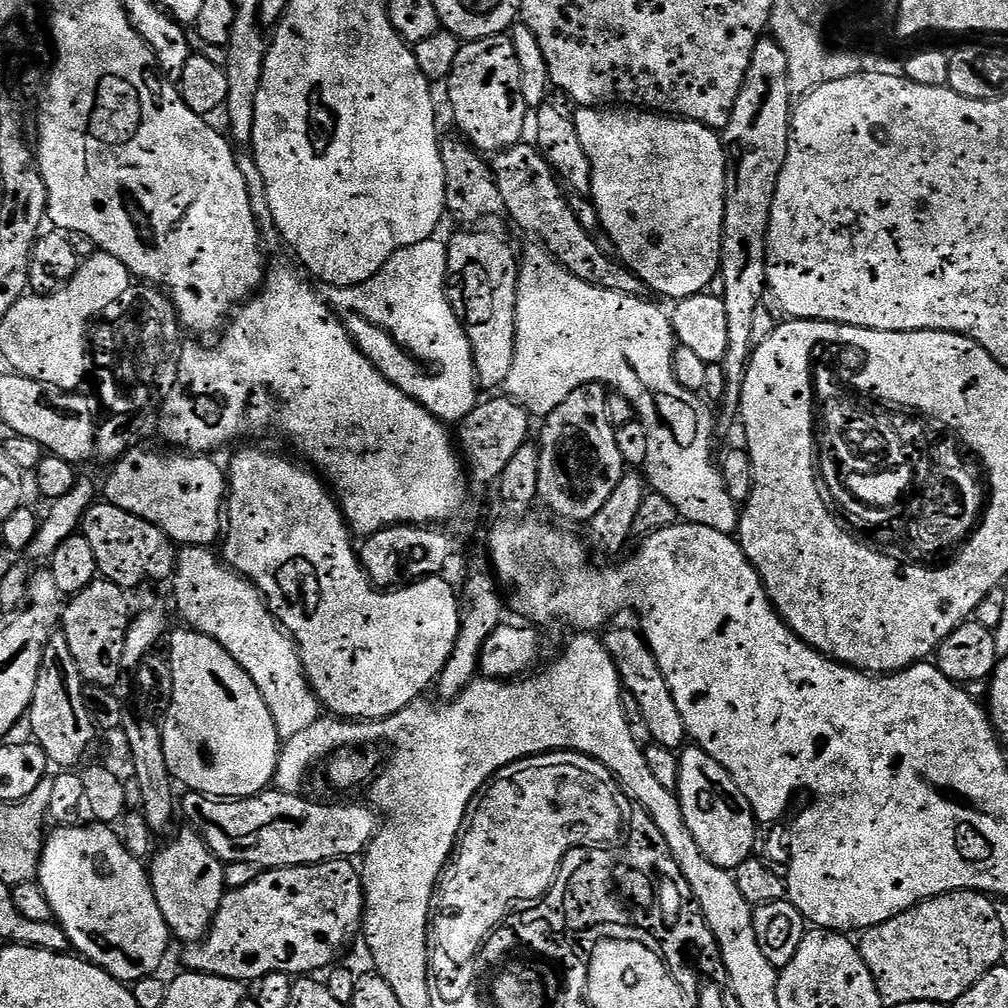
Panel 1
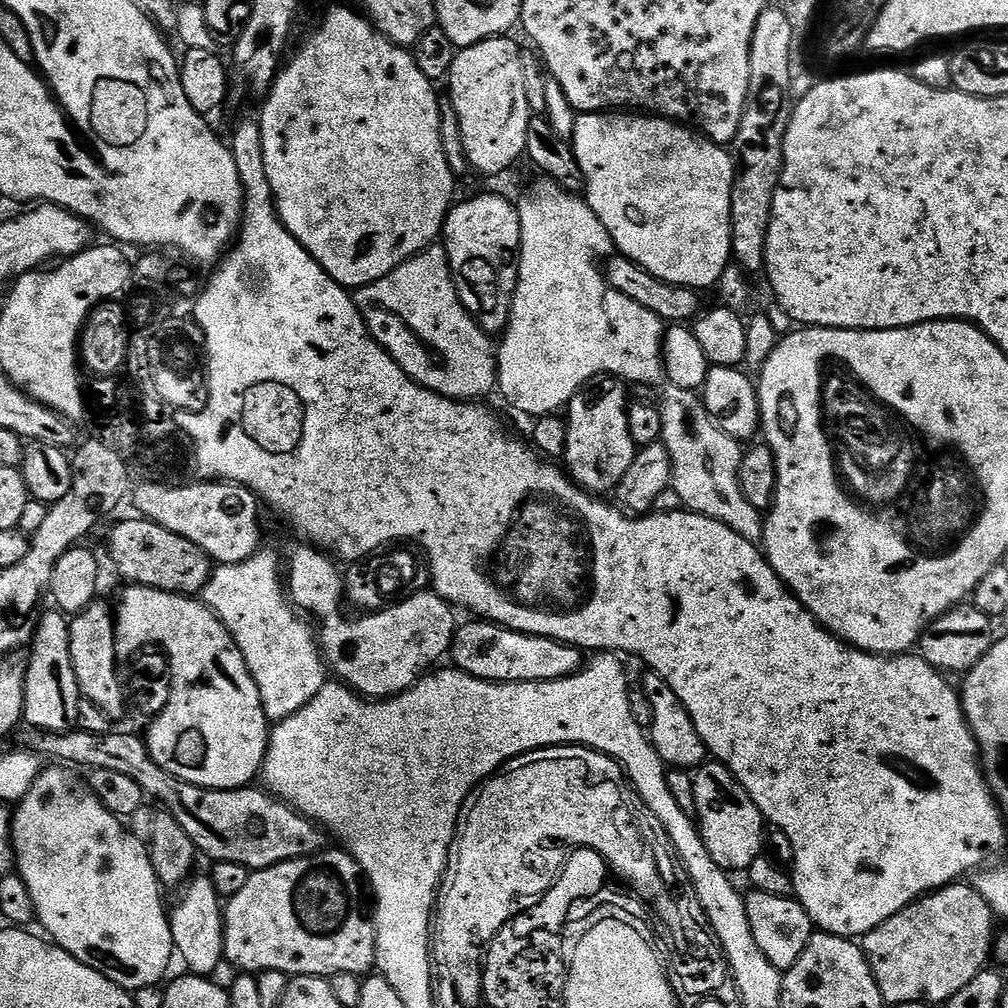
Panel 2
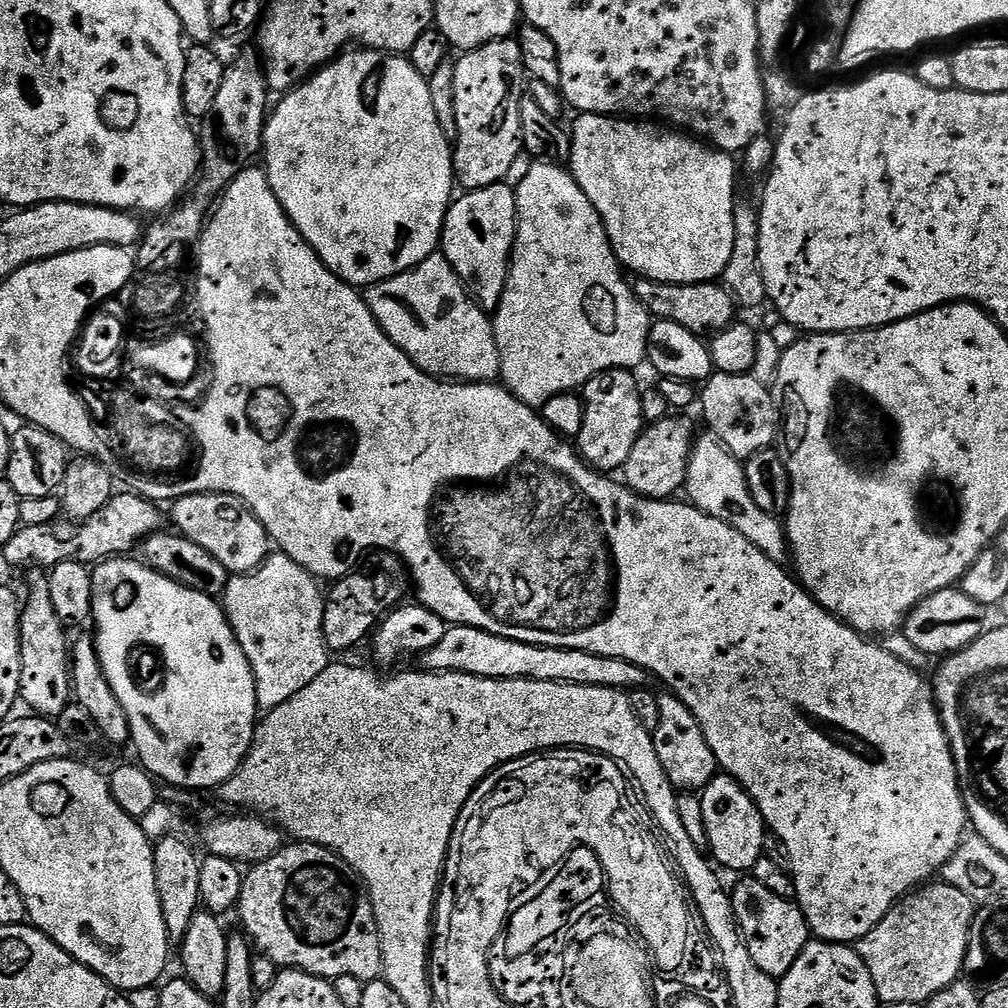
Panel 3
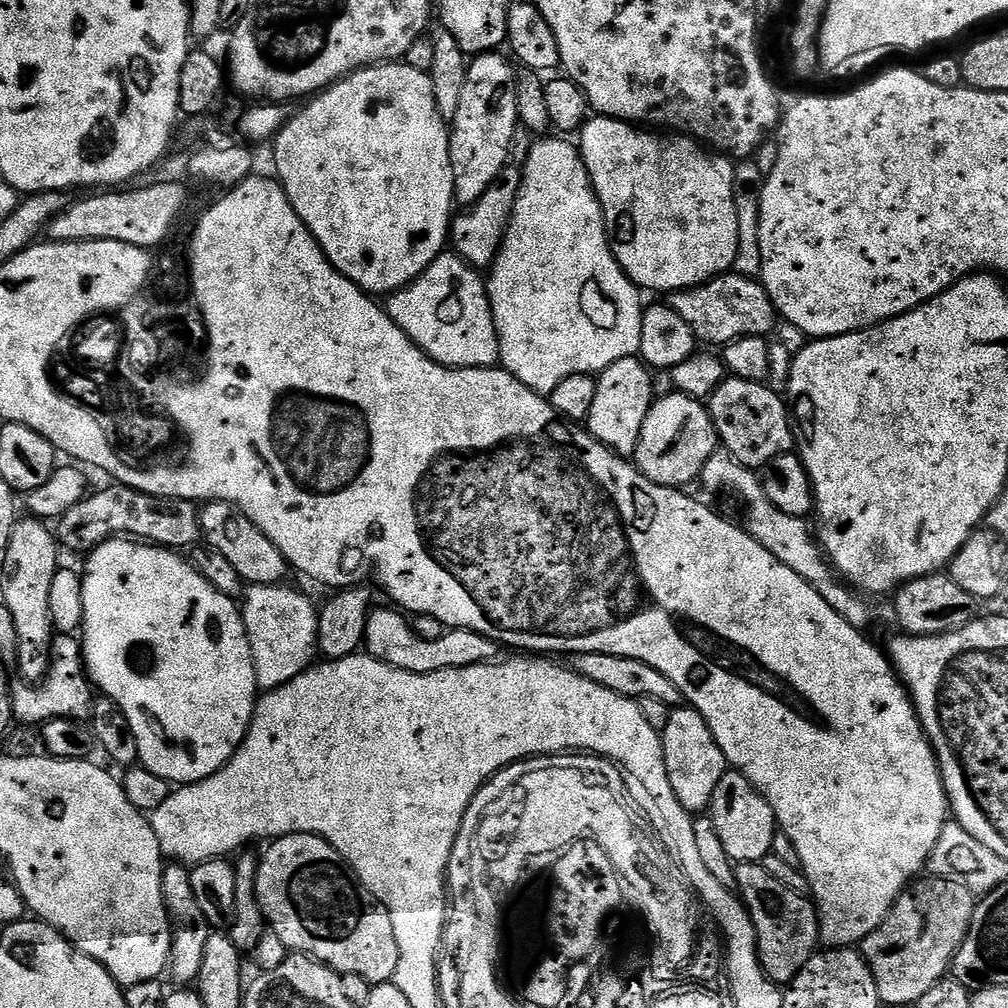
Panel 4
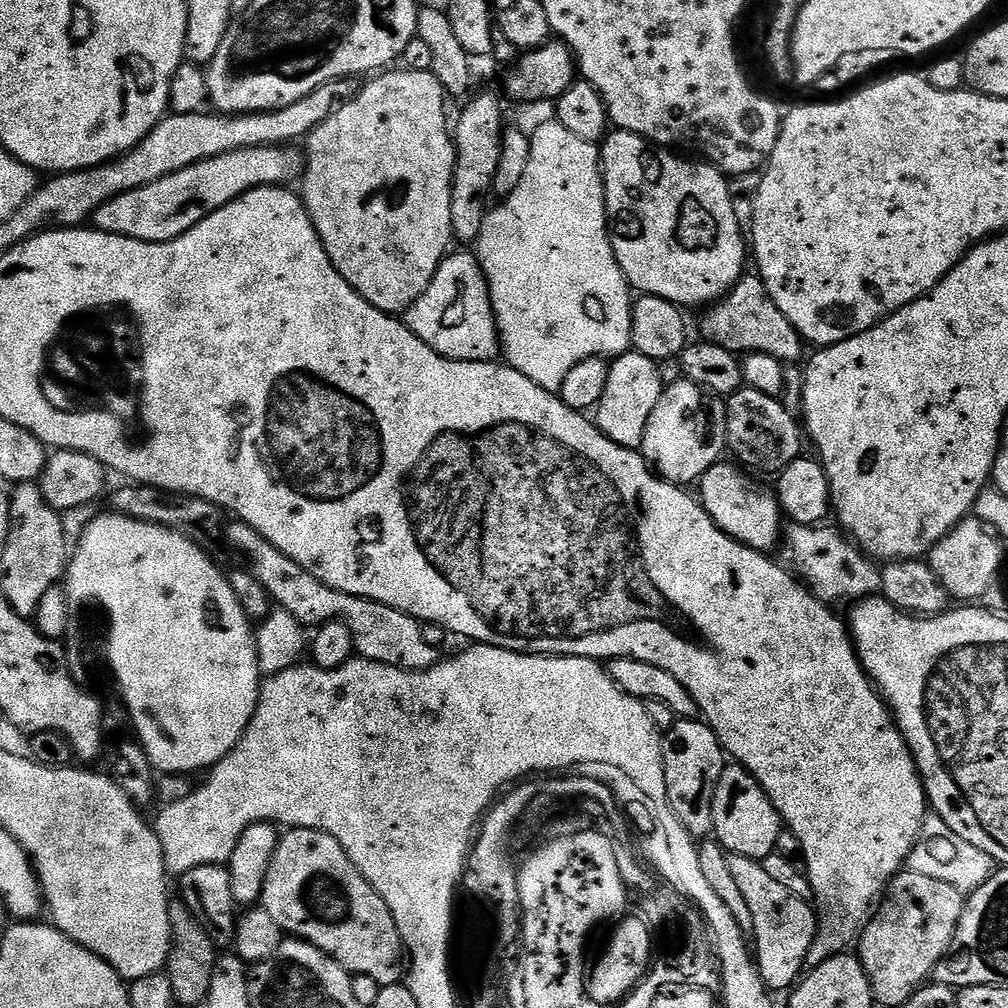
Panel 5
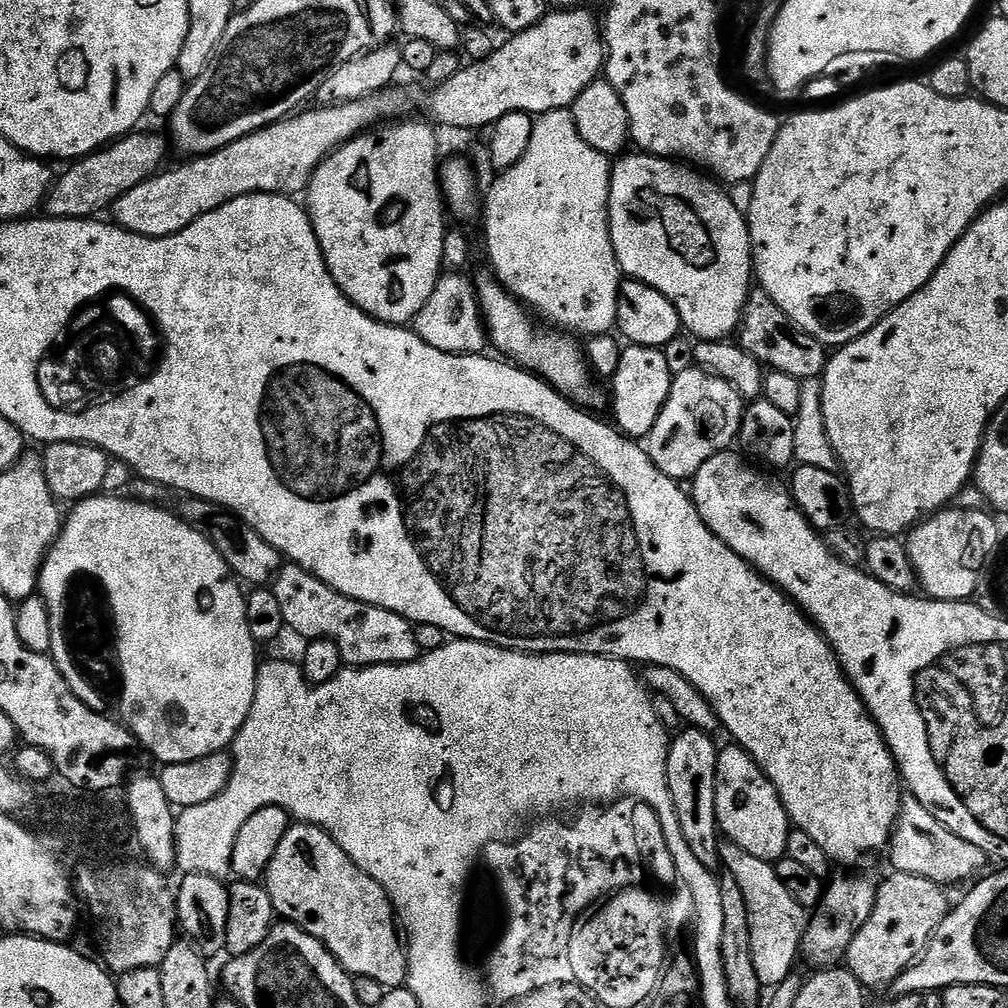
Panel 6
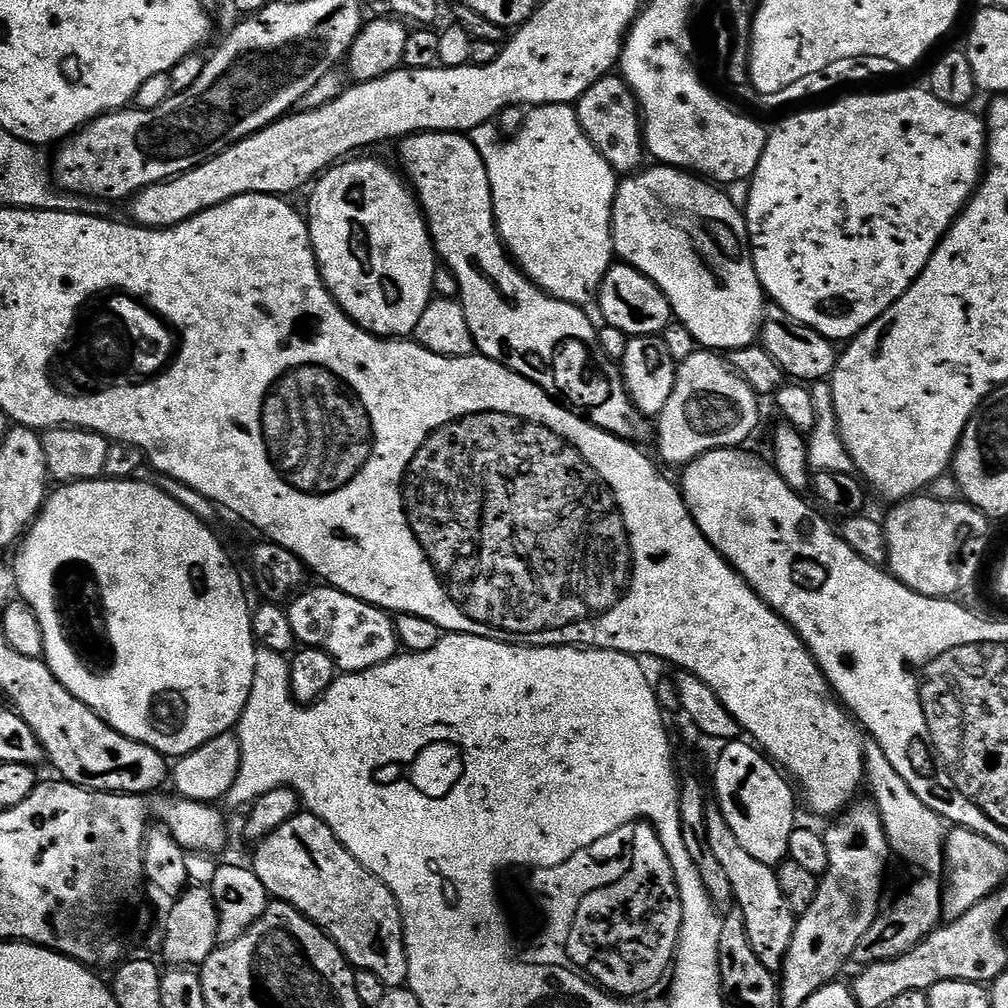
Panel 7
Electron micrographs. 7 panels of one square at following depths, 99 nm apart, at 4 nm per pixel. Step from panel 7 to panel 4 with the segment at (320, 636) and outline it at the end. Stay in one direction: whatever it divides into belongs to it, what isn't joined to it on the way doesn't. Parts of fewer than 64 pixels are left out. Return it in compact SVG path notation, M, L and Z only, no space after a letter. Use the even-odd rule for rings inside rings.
M208 502L199 509L200 534L203 543L213 548L238 574L249 584L279 584L287 581L290 573L290 565L284 555L262 534L254 522L250 522L240 513L235 504L222 504L219 502ZM392 606L387 607L380 609L377 607L375 610L369 611L363 642L367 655L374 657L375 660L381 660L386 666L414 674L430 674L438 670L465 668L475 664L491 664L497 659L498 645L495 640L465 628L445 630L442 638L427 640L416 633L415 627L403 611Z

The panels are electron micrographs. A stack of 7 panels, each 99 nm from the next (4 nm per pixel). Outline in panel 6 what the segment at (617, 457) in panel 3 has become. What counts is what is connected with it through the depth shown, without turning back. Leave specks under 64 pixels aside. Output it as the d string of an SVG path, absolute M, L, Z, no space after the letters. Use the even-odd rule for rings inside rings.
M641 344L625 347L620 354L618 370L610 381L611 419L615 427L637 442L643 441L651 434L654 422L658 422L658 414L662 414L662 406L666 406L672 377L672 371L670 366L666 366L666 358L661 349L647 348Z

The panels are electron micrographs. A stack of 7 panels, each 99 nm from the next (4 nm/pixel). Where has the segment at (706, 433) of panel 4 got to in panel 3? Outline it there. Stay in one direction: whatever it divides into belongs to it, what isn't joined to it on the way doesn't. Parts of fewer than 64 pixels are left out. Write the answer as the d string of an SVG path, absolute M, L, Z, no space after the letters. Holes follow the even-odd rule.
M669 414L657 424L648 424L640 433L638 442L634 442L634 450L630 450L630 458L626 458L622 469L622 480L639 496L667 500L675 497L675 492L687 485L694 435L691 422L680 416L683 415Z

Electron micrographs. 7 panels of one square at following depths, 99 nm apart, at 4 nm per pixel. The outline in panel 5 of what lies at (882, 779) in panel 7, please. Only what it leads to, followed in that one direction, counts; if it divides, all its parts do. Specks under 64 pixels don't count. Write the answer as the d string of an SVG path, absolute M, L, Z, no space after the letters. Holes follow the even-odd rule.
M929 814L924 817L924 826L920 829L920 837L916 839L911 854L908 855L906 868L914 874L926 874L926 878L938 878L938 882L950 882L950 886L958 891L971 894L977 892L991 878L998 865L990 858L990 854L958 838L958 834L954 834L954 830L950 830L950 826L946 826L940 816Z

